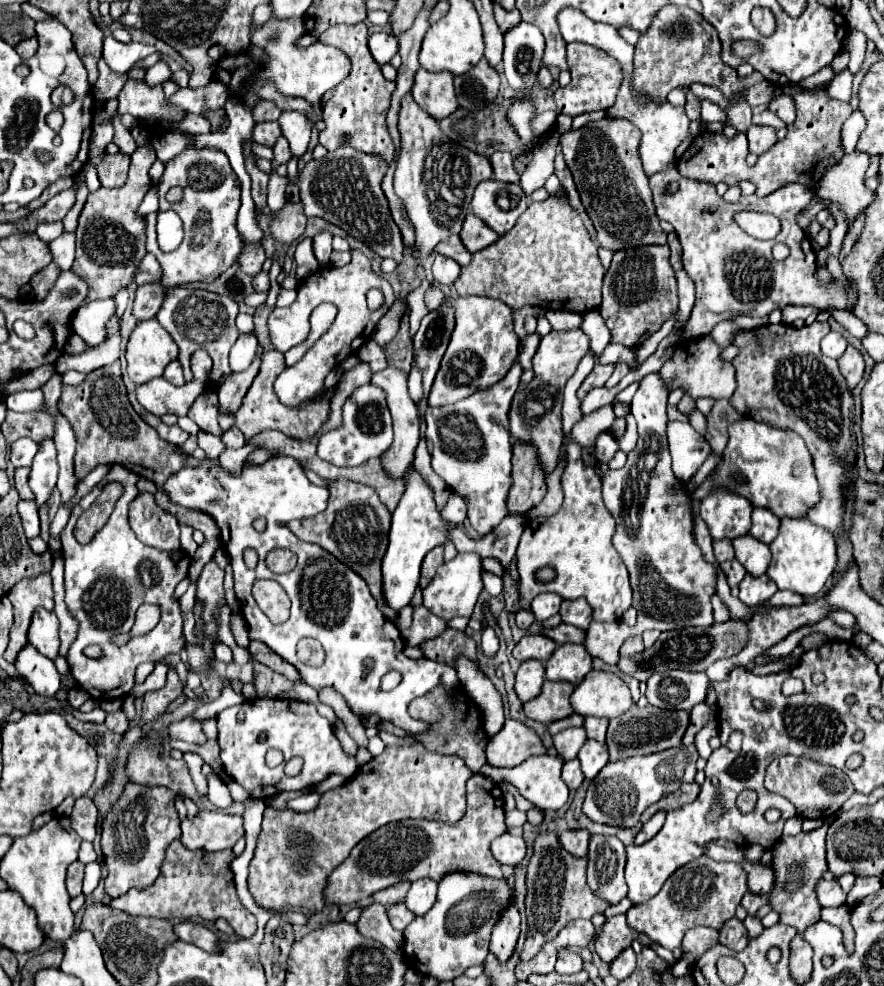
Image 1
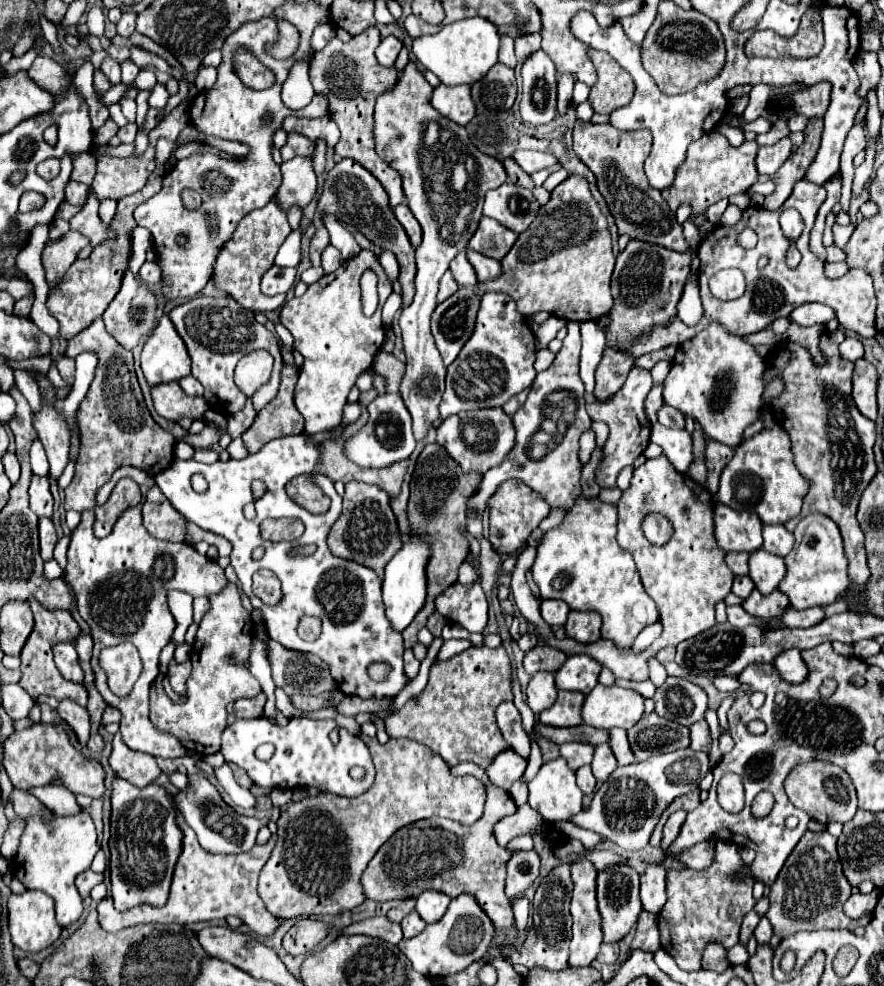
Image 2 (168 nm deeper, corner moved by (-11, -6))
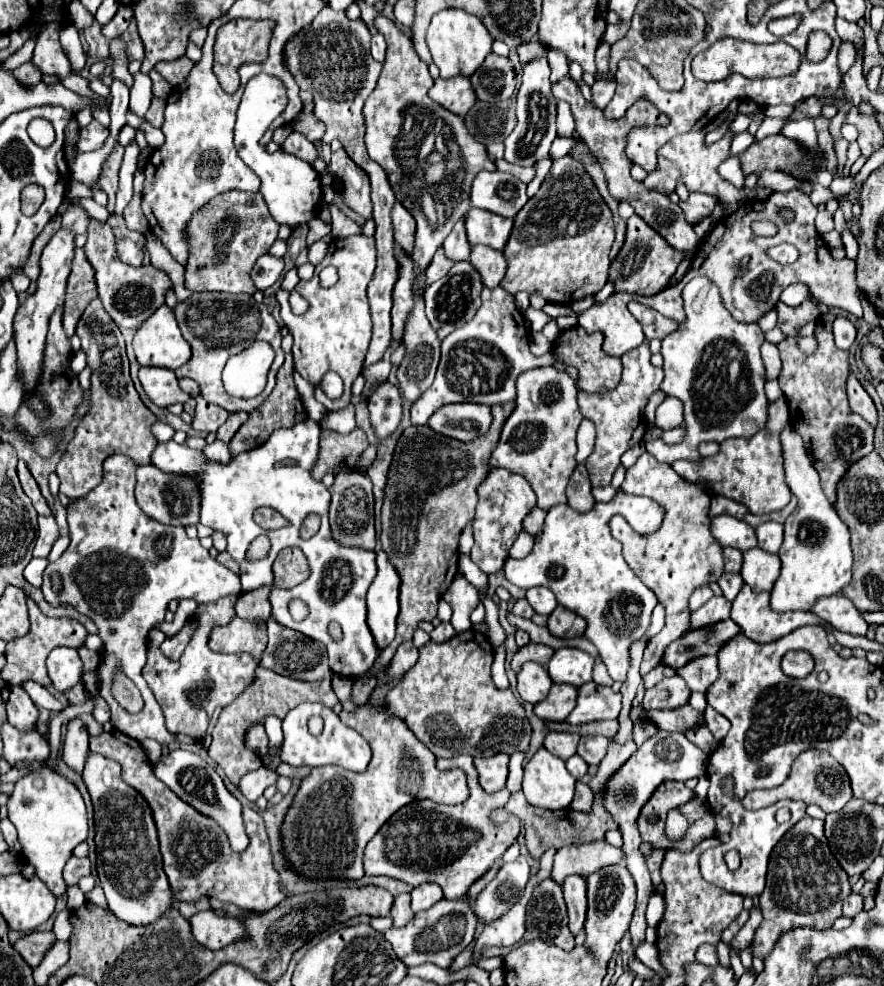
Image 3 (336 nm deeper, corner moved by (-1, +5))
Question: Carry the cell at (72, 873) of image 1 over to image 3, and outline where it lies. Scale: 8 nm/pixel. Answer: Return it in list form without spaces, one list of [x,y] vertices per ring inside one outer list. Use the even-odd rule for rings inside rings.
[[[71,857],[65,865],[65,871],[63,871],[63,879],[67,885],[77,885],[77,881],[85,875],[91,873],[91,865],[89,865],[89,857]]]

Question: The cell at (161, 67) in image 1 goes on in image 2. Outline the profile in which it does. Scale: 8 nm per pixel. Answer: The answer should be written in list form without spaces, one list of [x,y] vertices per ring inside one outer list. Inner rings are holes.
[[[155,84],[153,92],[151,92],[151,98],[149,98],[149,106],[161,110],[161,108],[165,108],[167,100],[169,100],[169,92],[167,92],[165,84]]]

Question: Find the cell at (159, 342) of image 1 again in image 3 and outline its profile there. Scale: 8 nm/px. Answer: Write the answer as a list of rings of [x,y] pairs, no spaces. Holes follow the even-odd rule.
[[[161,305],[135,333],[133,349],[139,365],[177,369],[191,359],[191,347],[183,339],[173,311]]]

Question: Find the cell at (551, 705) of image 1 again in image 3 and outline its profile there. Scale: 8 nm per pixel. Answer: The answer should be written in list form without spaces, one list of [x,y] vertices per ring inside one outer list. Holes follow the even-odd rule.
[[[553,685],[547,699],[535,705],[535,715],[543,721],[565,721],[577,703],[577,687]]]

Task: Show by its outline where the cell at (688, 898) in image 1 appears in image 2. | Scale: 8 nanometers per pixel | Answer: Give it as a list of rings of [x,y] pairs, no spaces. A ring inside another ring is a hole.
[[[717,842],[715,862],[707,870],[679,870],[667,874],[667,902],[659,912],[659,934],[661,948],[669,952],[677,966],[683,970],[701,968],[703,946],[711,940],[731,948],[739,940],[739,928],[745,914],[755,906],[753,898],[753,876],[743,874],[745,862],[739,858],[733,842]],[[737,874],[741,874],[737,878]]]

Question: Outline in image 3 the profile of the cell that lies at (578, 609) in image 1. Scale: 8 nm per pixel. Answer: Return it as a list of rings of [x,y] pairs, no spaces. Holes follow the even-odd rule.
[[[561,605],[549,615],[549,621],[547,621],[547,629],[551,631],[551,635],[561,637],[561,639],[579,637],[579,635],[583,635],[585,627],[587,627],[587,623],[579,615],[575,615],[573,611],[569,611]]]

